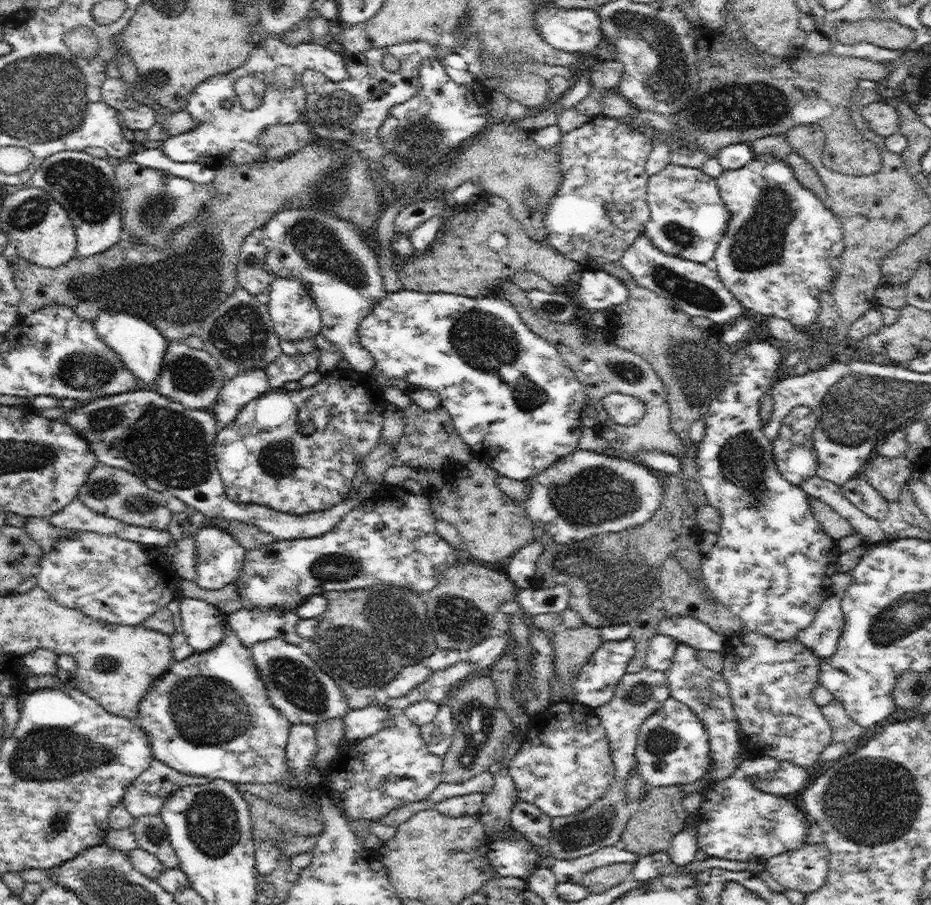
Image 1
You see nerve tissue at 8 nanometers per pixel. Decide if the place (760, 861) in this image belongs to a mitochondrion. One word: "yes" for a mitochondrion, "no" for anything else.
no

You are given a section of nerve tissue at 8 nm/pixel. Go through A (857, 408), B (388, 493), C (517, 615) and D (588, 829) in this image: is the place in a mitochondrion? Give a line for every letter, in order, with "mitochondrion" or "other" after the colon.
A: mitochondrion
B: other
C: other
D: mitochondrion

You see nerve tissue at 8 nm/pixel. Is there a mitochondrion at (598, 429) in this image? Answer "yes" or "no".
no

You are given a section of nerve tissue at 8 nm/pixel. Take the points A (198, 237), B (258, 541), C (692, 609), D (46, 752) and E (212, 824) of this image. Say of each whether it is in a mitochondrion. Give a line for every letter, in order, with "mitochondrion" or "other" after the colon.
A: mitochondrion
B: other
C: other
D: mitochondrion
E: mitochondrion

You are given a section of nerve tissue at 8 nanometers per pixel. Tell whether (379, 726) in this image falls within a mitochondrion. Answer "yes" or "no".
no

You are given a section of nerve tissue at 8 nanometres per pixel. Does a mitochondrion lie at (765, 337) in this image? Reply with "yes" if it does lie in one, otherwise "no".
no

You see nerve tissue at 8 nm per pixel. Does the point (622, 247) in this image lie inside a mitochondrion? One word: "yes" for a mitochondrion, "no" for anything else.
no

